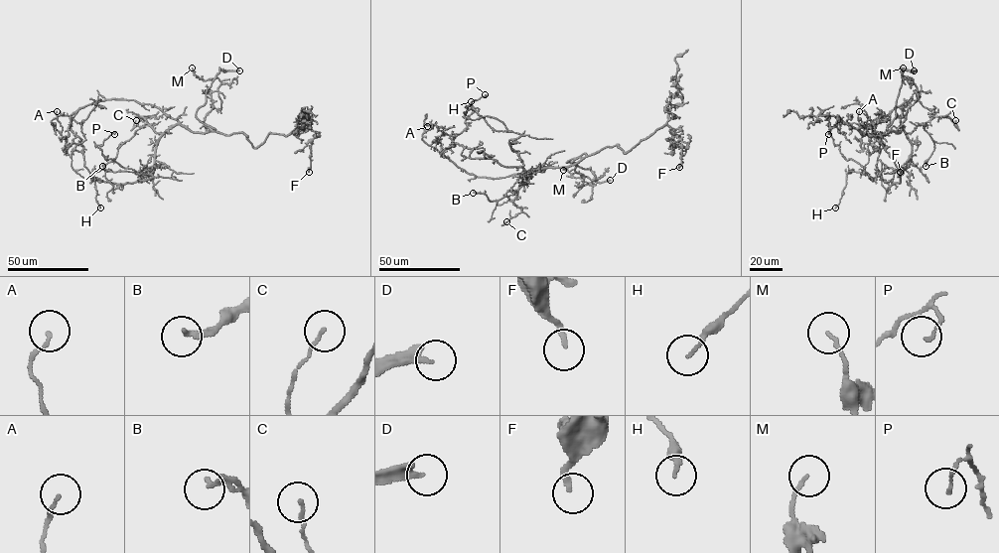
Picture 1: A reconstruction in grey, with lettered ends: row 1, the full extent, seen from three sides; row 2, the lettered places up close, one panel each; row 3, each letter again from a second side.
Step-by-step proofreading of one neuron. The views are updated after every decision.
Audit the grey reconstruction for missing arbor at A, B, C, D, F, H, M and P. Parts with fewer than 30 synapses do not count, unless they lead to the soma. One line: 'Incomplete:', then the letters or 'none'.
Incomplete: D

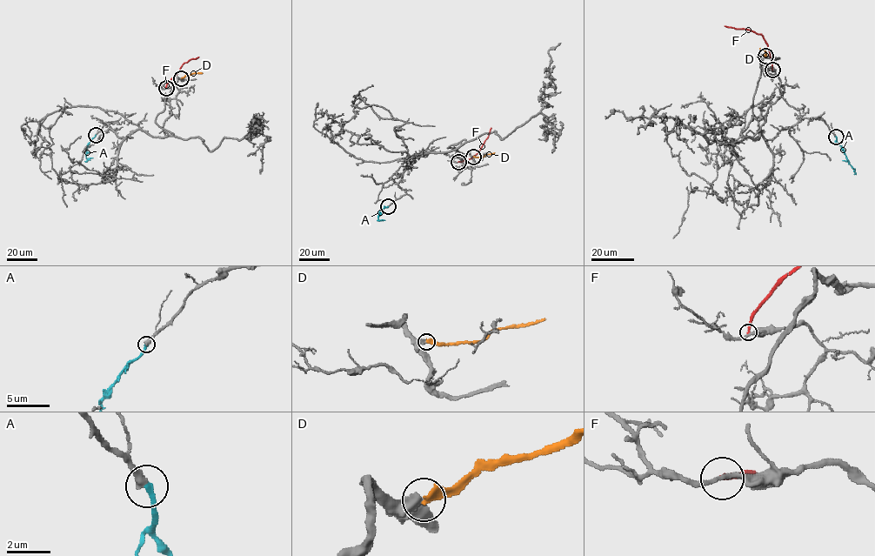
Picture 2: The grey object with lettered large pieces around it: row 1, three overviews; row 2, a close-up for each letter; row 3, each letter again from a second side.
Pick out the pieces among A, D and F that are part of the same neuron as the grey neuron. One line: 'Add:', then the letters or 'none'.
Add: A

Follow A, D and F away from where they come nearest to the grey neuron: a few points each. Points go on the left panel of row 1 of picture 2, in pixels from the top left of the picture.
A: (95, 135), (87, 145), (85, 155), (87, 158), (92, 157)
D: (181, 78), (203, 73)
F: (165, 88), (184, 63), (199, 56)

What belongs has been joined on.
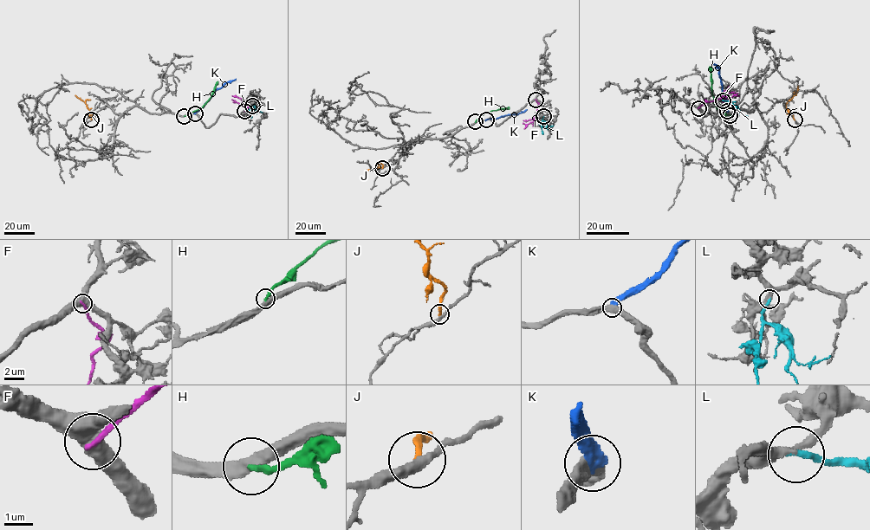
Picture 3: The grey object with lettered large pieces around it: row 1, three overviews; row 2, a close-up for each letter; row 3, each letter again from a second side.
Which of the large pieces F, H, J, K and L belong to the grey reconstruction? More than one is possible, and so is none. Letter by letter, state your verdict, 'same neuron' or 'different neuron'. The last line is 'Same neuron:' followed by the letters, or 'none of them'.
F: different neuron
H: different neuron
J: different neuron
K: different neuron
L: same neuron
Same neuron: L

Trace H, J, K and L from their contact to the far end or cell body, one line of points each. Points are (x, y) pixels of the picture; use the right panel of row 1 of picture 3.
H: (730, 114), (725, 114), (714, 102), (710, 66)
J: (795, 119), (786, 103), (795, 95), (798, 86)
K: (727, 111), (719, 68), (712, 62)
L: (722, 100), (730, 101), (746, 117)

